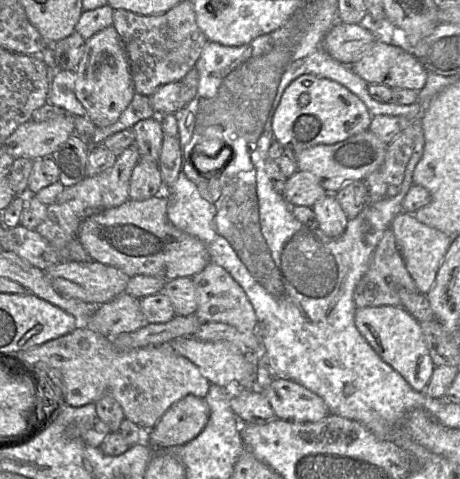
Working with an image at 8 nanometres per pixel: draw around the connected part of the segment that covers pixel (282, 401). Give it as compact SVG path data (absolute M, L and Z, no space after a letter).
M277 378L262 393L279 420L311 423L330 415L321 397L292 380Z

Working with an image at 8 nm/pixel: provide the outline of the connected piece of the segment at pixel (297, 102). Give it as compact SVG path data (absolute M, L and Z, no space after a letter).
M303 74L284 90L272 120L274 139L283 147L285 155L298 155L319 144L333 145L368 130L373 116L362 100L343 85L323 77Z

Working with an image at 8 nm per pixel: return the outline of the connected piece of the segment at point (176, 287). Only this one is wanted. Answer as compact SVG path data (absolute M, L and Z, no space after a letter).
M191 277L167 281L162 293L171 301L176 316L189 316L197 311L196 290Z

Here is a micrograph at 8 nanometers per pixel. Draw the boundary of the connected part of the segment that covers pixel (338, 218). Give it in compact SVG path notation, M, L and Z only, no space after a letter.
M327 193L311 207L319 229L329 238L339 238L345 232L349 219L334 193Z

